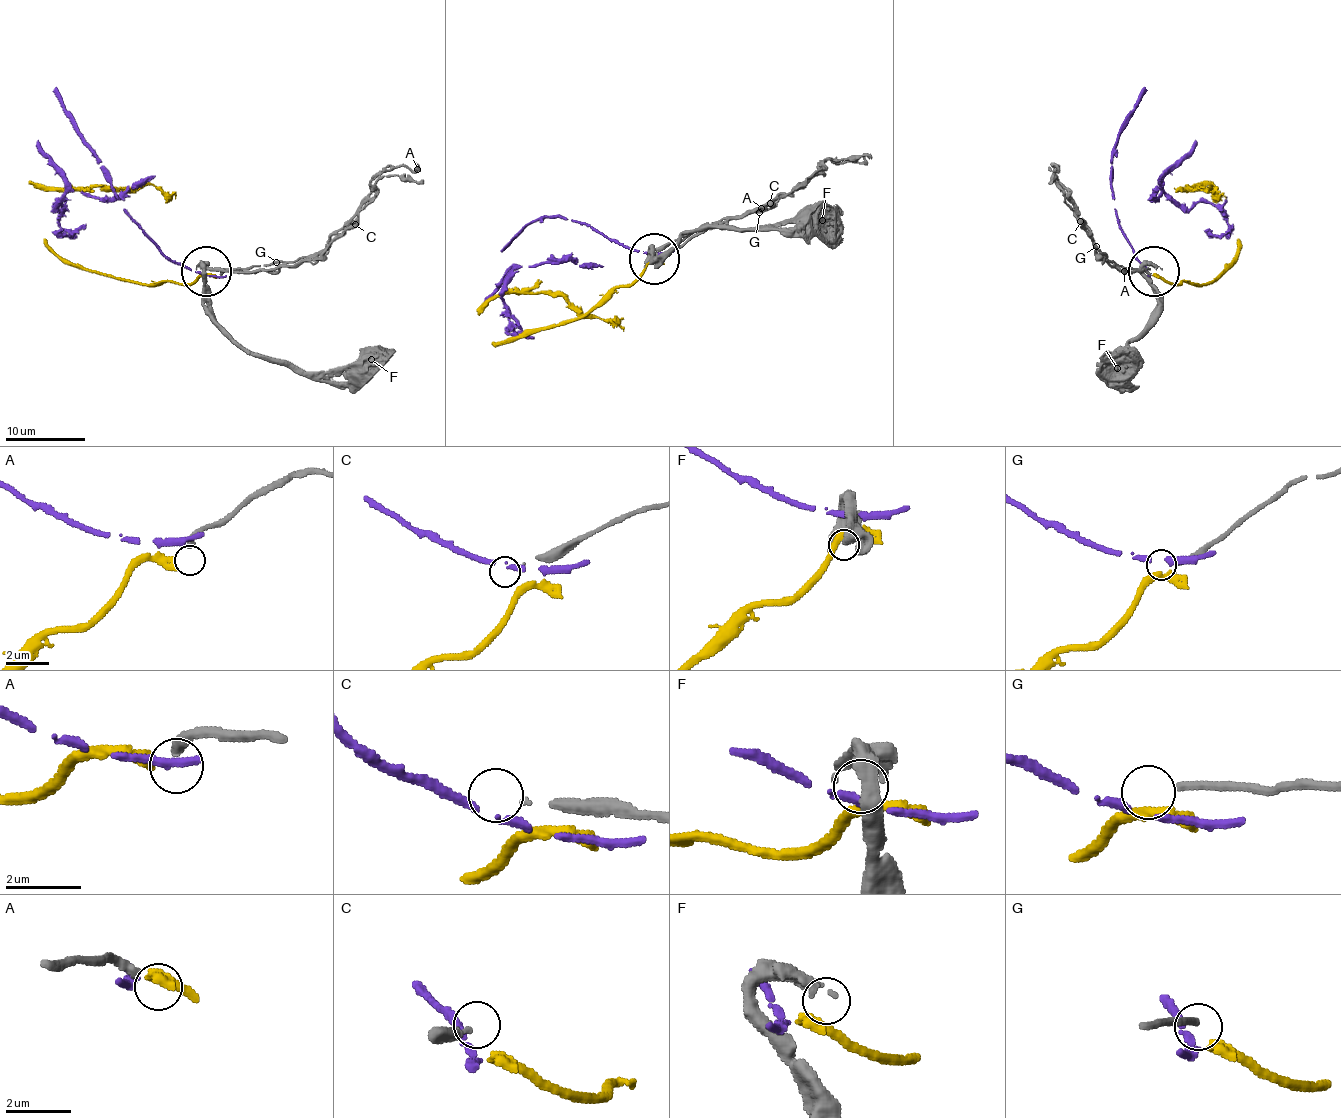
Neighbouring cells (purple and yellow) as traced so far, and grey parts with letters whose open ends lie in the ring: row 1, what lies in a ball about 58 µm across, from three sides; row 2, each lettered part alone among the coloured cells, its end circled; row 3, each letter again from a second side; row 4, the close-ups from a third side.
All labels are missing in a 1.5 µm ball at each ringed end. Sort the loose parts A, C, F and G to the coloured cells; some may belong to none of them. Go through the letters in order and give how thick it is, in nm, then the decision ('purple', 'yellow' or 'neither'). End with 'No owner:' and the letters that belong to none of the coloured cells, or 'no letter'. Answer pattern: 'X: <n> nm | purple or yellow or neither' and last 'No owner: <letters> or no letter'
A: 280 nm | yellow
C: 80 nm | neither
F: 180 nm | neither
G: 220 nm | neither
No owner: C, F, G

